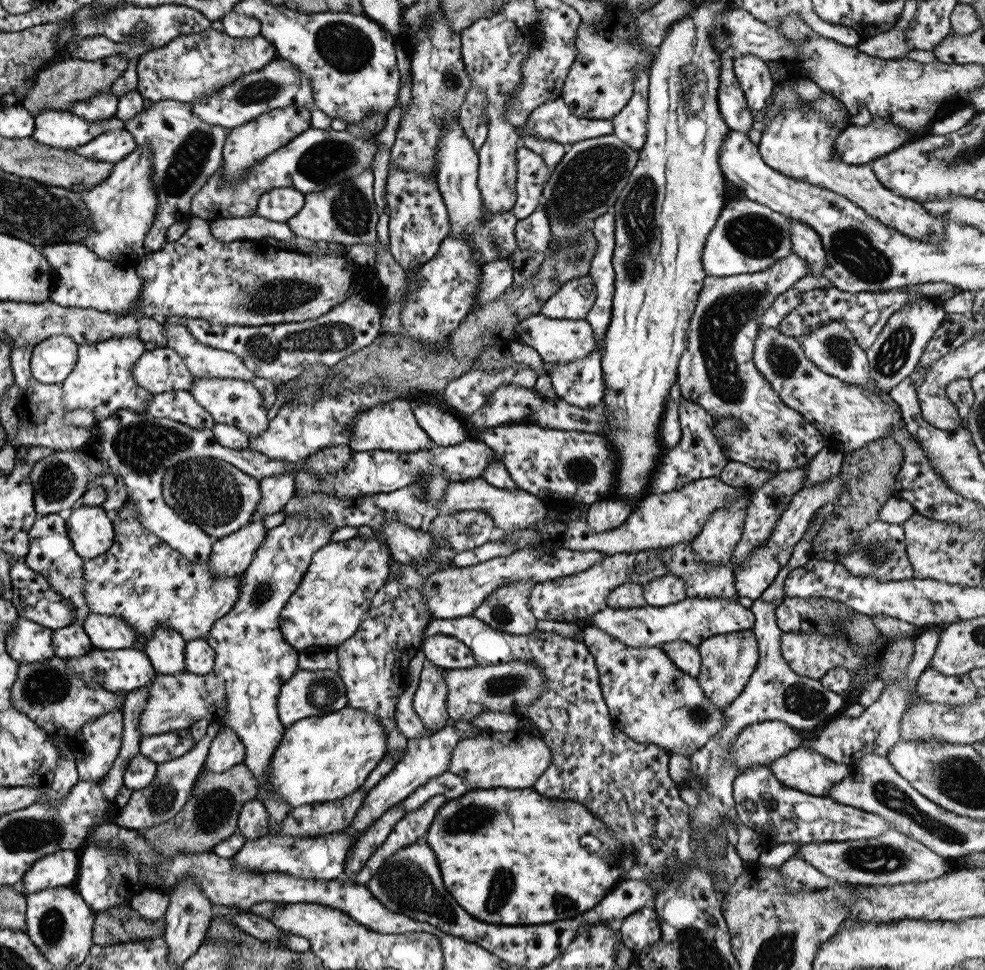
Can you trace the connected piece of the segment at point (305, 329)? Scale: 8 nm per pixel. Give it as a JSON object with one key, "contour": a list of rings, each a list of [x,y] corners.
{"contour":[[[353,287],[352,294],[344,300],[341,304],[332,308],[332,311],[317,317],[314,320],[306,320],[302,323],[283,323],[265,326],[224,326],[224,324],[210,324],[204,318],[186,318],[184,316],[166,316],[161,318],[162,324],[174,323],[182,325],[190,331],[190,335],[198,342],[211,347],[213,350],[226,351],[236,354],[244,366],[252,371],[258,378],[268,378],[273,380],[276,384],[282,381],[292,381],[300,376],[307,367],[316,366],[336,366],[344,358],[352,355],[354,352],[360,351],[369,344],[374,342],[374,339],[382,334],[381,331],[381,314],[378,311],[378,306],[374,304],[373,298],[367,298],[360,295],[355,287]]]}

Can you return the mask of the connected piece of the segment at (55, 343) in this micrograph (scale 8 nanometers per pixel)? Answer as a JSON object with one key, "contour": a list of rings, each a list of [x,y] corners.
{"contour":[[[55,335],[41,340],[32,350],[31,373],[38,382],[60,386],[76,367],[80,344],[70,337]]]}

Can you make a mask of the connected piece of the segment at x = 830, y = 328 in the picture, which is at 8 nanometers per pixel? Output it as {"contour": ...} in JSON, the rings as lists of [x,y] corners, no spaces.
{"contour":[[[830,321],[826,325],[810,331],[810,333],[804,335],[804,343],[802,343],[801,348],[808,360],[821,372],[835,376],[846,384],[859,384],[859,386],[868,387],[868,391],[882,395],[880,392],[876,392],[876,388],[874,388],[867,352],[860,349],[859,344],[856,344],[856,337],[842,323]]]}

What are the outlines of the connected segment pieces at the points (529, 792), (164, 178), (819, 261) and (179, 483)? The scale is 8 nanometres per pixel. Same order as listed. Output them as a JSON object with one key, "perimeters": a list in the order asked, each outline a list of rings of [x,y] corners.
{"perimeters":[[[[532,786],[522,789],[492,788],[492,789],[474,789],[473,791],[448,801],[442,808],[440,814],[433,818],[426,836],[422,842],[430,846],[432,852],[435,852],[441,875],[443,876],[443,885],[454,897],[454,901],[466,913],[476,917],[478,920],[488,924],[508,924],[516,925],[537,925],[542,923],[556,922],[556,920],[566,920],[592,910],[606,898],[607,894],[620,882],[627,880],[628,872],[635,865],[635,854],[632,843],[626,845],[626,841],[618,841],[614,837],[614,828],[606,826],[599,818],[596,818],[584,804],[576,801],[560,801],[551,797],[544,797],[536,792]]],[[[161,100],[125,122],[138,145],[152,147],[151,176],[158,197],[157,217],[145,236],[148,252],[160,250],[166,244],[166,230],[174,222],[186,222],[191,216],[191,202],[208,179],[221,168],[223,148],[228,131],[223,126],[203,121],[192,112],[188,102]]],[[[789,219],[789,223],[793,252],[809,264],[810,275],[822,275],[826,259],[820,235],[799,220]]],[[[196,457],[169,468],[162,477],[164,502],[188,517],[213,540],[224,538],[248,524],[261,499],[259,480],[229,462]]]]}

